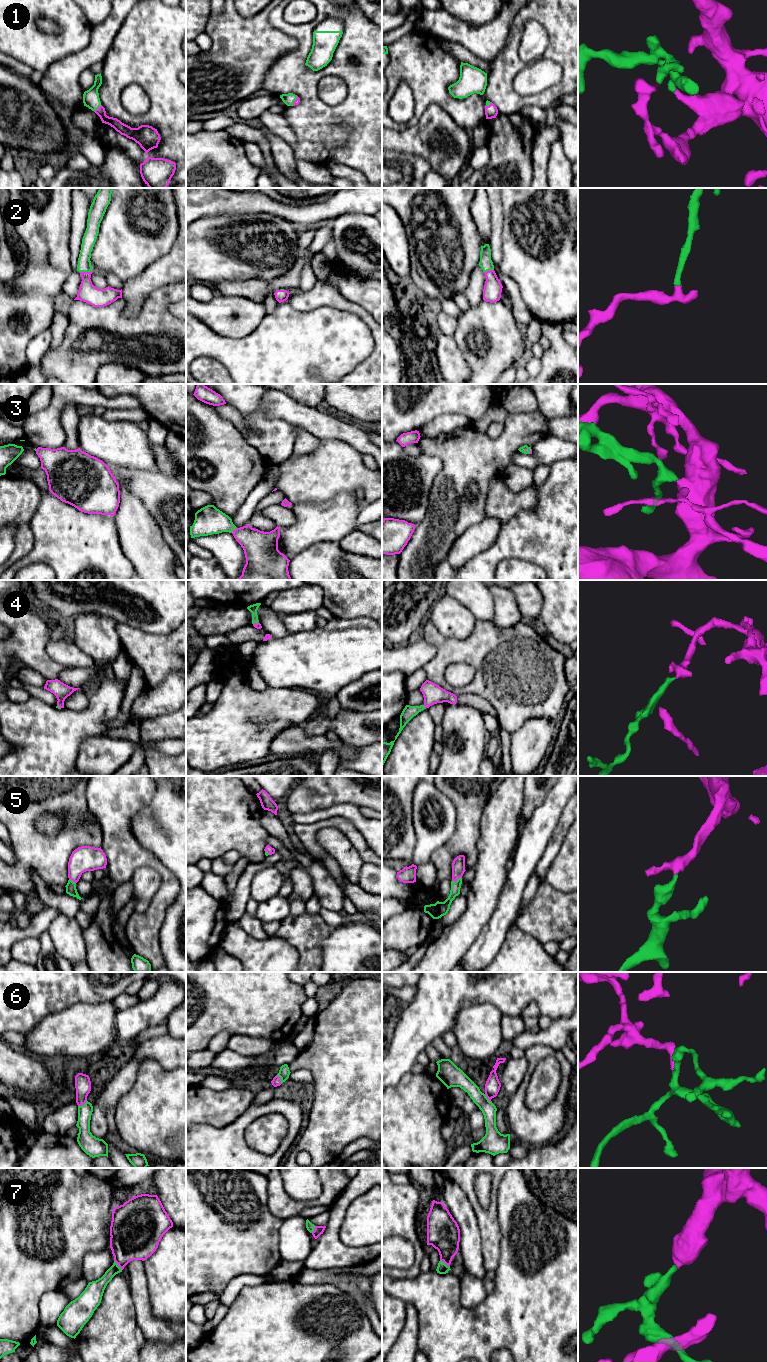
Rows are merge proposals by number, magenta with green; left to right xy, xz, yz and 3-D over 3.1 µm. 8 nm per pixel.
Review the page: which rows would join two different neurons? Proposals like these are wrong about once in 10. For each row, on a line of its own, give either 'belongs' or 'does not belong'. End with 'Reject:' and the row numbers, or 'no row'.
1: belongs
2: belongs
3: belongs
4: belongs
5: belongs
6: belongs
7: belongs
Reject: no row

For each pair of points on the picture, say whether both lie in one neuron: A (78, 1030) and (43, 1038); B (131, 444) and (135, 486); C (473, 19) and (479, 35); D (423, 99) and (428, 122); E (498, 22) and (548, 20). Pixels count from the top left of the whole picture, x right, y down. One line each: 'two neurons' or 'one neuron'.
A: one neuron
B: two neurons
C: two neurons
D: two neurons
E: two neurons

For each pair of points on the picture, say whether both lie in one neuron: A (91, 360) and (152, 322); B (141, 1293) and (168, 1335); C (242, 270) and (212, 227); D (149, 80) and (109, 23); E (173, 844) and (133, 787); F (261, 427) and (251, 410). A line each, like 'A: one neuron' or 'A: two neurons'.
A: one neuron
B: one neuron
C: one neuron
D: two neurons
E: two neurons
F: one neuron

